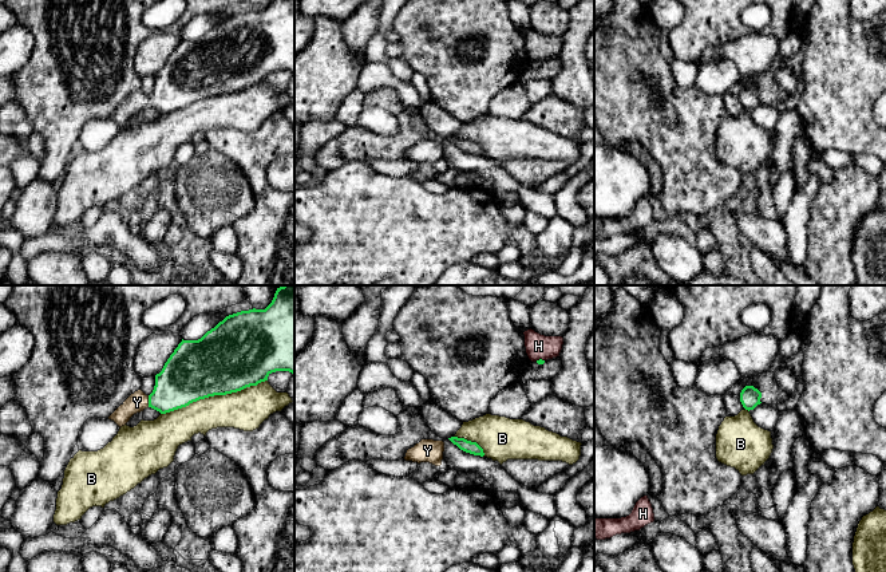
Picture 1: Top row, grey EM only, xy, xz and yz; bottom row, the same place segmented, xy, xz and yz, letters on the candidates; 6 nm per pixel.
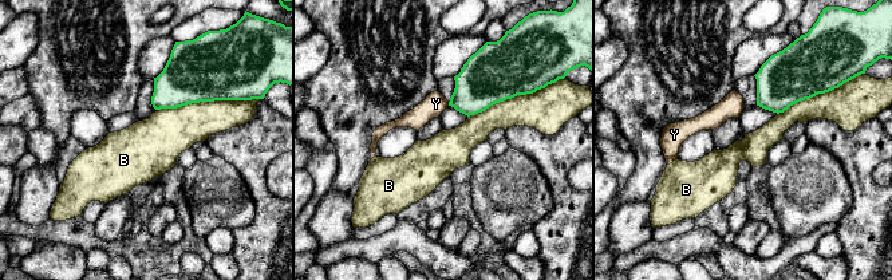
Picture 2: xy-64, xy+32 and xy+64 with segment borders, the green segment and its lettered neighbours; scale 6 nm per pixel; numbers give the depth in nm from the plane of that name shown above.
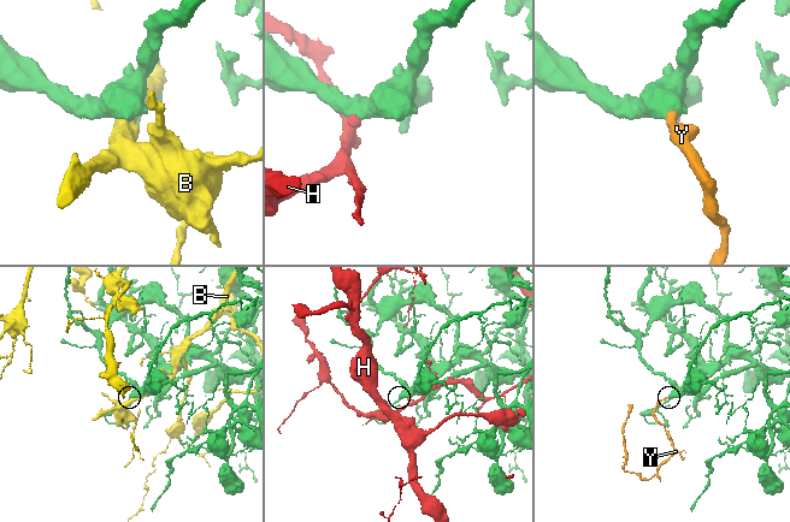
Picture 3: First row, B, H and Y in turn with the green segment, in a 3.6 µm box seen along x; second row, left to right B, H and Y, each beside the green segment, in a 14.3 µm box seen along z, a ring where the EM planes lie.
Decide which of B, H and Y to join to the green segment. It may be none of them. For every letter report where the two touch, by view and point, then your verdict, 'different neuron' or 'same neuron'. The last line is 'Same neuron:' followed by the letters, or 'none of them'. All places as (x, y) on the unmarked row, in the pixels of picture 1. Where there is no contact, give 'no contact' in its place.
B: contact xy (213, 95); different neuron
H: contact xz (540, 59); different neuron
Y: contact xy (149, 101); same neuron
Same neuron: Y

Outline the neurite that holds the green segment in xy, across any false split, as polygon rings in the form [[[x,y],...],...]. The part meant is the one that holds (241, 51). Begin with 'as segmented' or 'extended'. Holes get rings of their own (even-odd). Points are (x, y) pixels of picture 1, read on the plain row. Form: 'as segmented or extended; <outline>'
extended; [[[272,0],[265,9],[253,8],[229,15],[201,39],[182,39],[165,63],[162,71],[155,75],[153,92],[146,95],[142,90],[135,91],[108,117],[108,119],[122,127],[134,114],[147,107],[166,114],[186,107],[199,99],[226,95],[250,86],[257,86],[268,80],[268,76],[276,71],[289,71],[294,74],[294,0]]]

